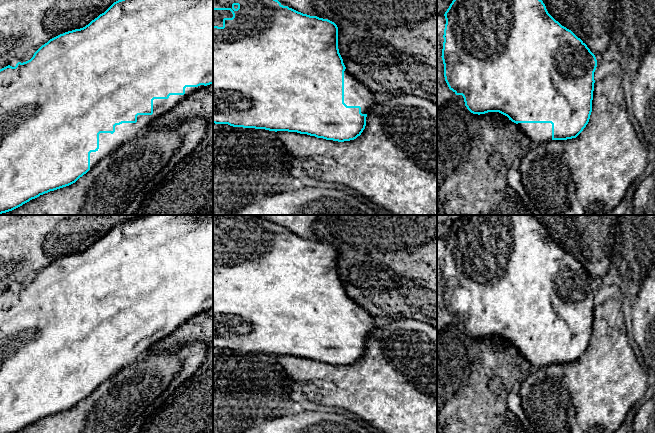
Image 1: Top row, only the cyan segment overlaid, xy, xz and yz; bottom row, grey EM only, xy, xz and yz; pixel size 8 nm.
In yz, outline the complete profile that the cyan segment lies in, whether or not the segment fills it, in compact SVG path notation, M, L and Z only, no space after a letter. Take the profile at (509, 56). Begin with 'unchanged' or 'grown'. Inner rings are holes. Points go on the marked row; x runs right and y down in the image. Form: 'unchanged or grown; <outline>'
grown; M453 0L444 14L446 19L442 60L444 77L450 90L462 95L465 106L473 114L499 112L509 118L529 138L531 144L542 144L552 140L576 138L586 127L592 112L594 72L597 67L595 55L571 30L562 26L547 11L542 0Z

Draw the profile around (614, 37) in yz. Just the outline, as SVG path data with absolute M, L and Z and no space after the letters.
M542 0L548 13L562 26L571 30L594 55L601 54L604 62L616 62L619 65L617 72L622 79L624 91L632 91L632 84L638 73L643 57L642 41L634 25L626 18L626 0Z

